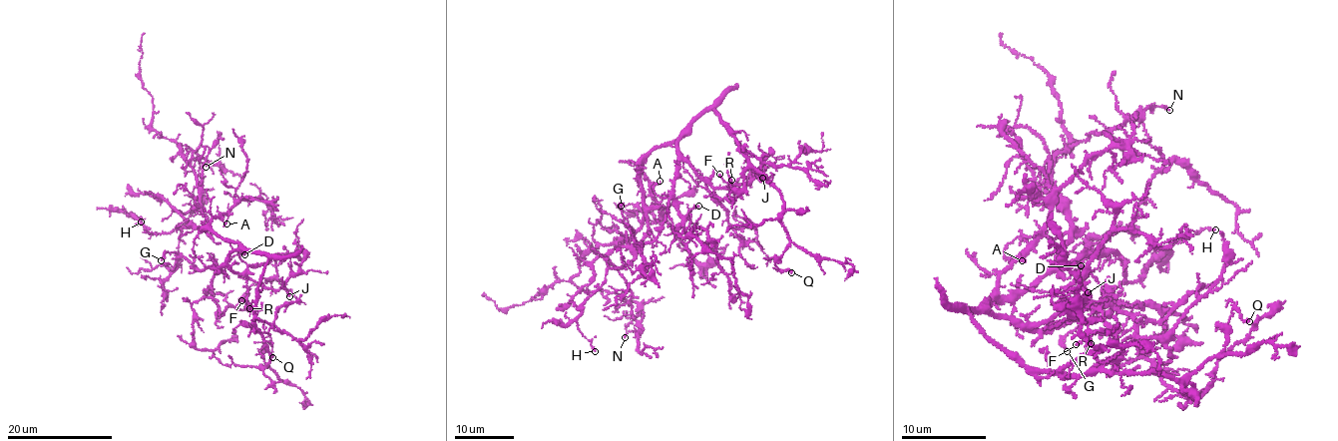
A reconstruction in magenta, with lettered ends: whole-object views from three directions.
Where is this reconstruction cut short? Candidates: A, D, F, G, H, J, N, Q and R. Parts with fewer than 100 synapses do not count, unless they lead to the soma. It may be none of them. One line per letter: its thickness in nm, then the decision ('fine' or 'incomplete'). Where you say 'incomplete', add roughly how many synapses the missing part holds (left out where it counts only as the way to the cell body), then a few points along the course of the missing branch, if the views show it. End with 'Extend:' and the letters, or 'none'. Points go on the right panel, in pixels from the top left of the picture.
A: 130 nm | fine
D: 130 nm | fine
F: 170 nm | fine
G: 180 nm | fine
H: 170 nm | fine
J: 160 nm | fine
N: 150 nm | fine
Q: 160 nm | fine
R: 170 nm | fine
Extend: none

